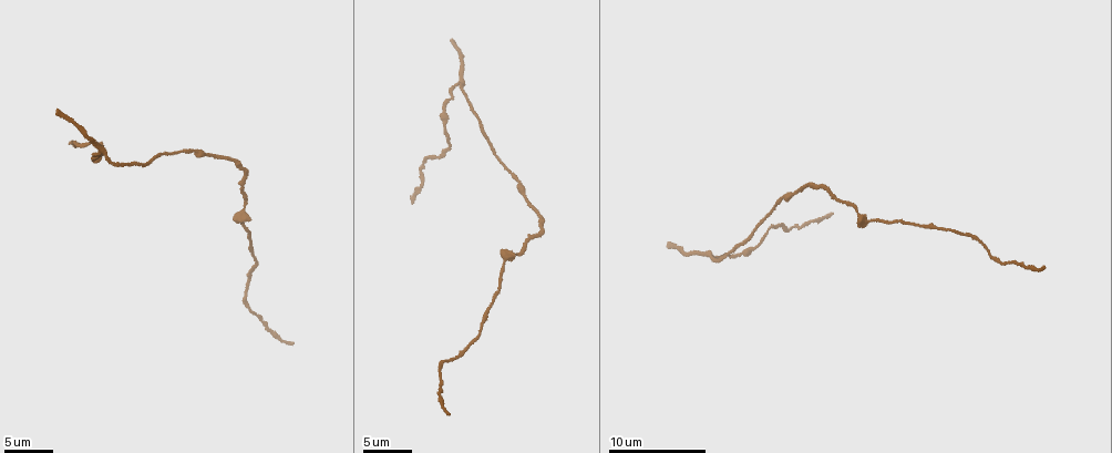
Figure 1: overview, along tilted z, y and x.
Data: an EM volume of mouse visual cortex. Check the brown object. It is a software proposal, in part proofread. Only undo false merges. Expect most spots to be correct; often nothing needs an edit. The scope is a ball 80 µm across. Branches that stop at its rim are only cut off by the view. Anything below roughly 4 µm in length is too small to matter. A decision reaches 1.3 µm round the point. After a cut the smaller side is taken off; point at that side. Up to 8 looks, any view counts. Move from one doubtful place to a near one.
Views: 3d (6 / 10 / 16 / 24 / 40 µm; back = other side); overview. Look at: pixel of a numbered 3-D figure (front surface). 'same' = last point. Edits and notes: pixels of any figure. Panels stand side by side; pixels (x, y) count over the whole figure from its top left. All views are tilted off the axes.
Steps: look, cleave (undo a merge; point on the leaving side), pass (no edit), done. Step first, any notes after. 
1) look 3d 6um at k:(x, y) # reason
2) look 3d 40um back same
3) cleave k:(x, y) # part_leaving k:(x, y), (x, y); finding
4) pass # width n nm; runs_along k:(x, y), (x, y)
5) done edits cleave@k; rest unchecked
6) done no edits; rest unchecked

look 3d 16um at 1:(779, 198) # thick turns thin

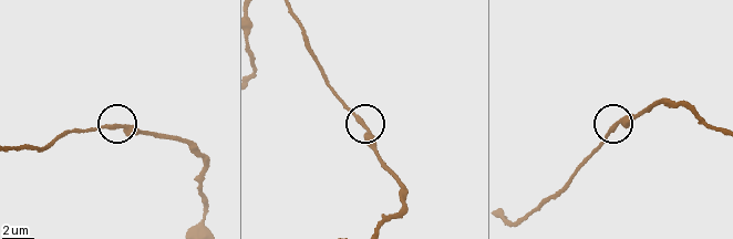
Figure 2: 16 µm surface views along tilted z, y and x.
pass # runs_along 2:(158, 133), (122, 123), (78, 133); one neuron here

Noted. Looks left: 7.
look 3d 10um at 1:(504, 267) # thick turns thin

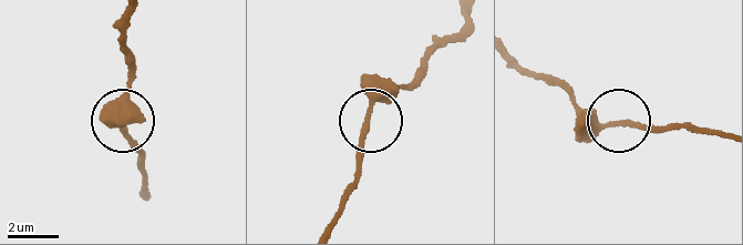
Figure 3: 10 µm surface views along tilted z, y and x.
look 3d 6um at 3:(368, 122)

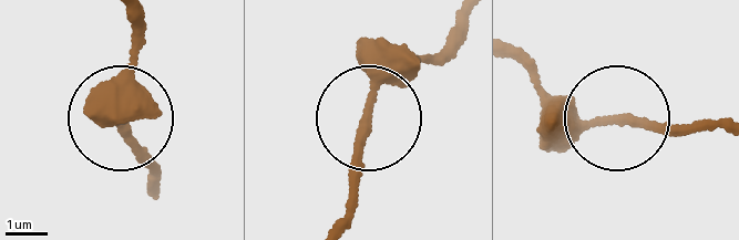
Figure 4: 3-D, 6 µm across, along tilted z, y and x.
pass # width 230 nm; all the same neuron

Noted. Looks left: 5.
look 3d 10um at 1:(957, 232) # calibre changes

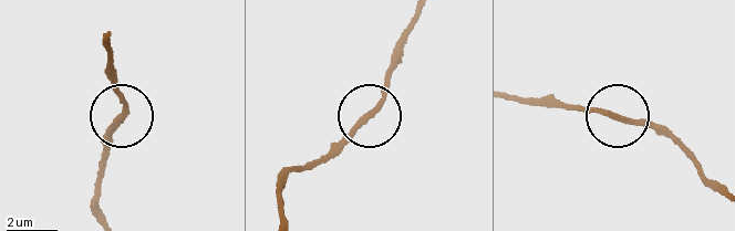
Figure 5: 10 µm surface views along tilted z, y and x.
pass # runs_along 5:(421, 11), (381, 104), (327, 157); continuous, no second neuron

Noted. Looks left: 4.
look 3d 16um at 1:(709, 253)

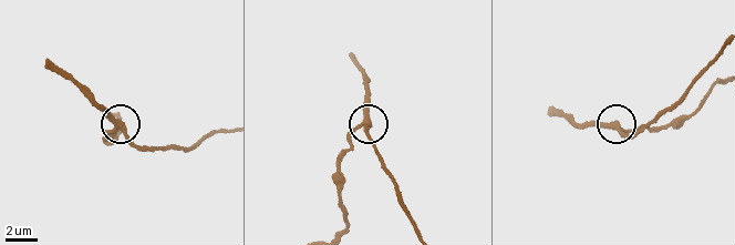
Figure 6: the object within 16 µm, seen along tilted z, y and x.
pass # width 300 nm; runs_along 6:(417, 228), (369, 134), (368, 87); all the same neuron

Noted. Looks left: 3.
done no edits; rest unchecked

